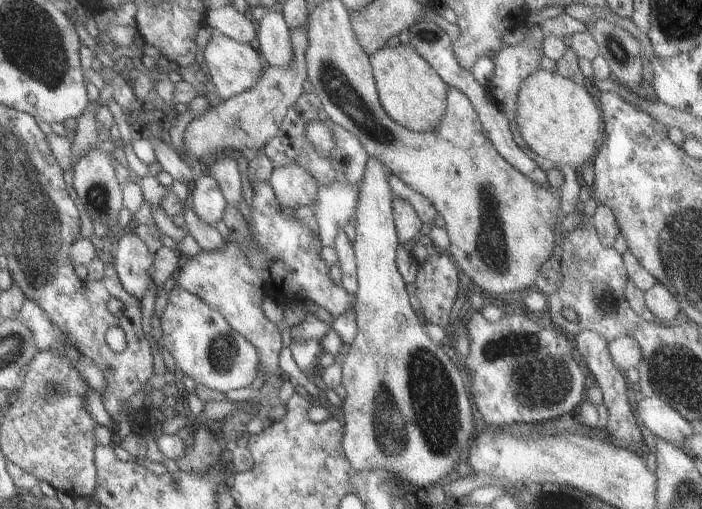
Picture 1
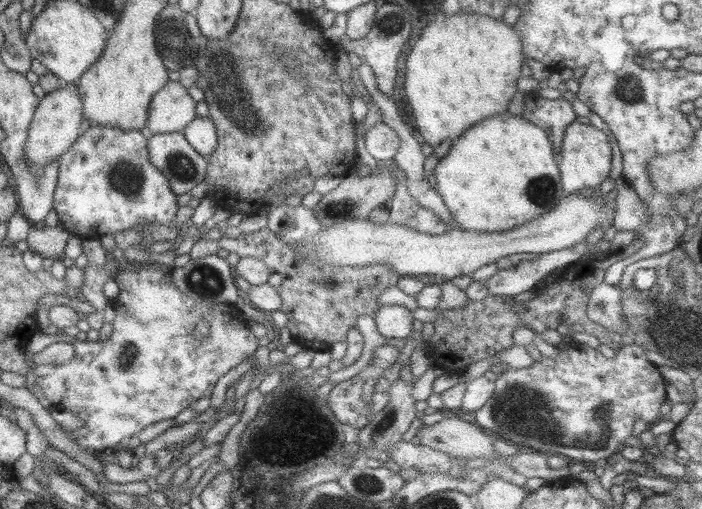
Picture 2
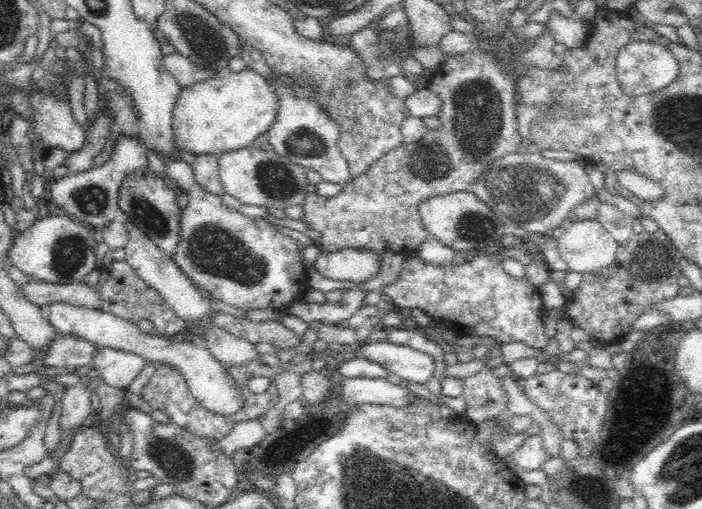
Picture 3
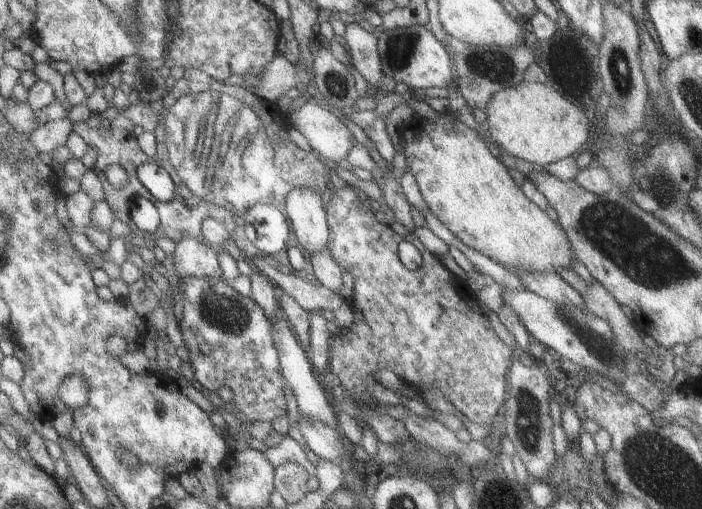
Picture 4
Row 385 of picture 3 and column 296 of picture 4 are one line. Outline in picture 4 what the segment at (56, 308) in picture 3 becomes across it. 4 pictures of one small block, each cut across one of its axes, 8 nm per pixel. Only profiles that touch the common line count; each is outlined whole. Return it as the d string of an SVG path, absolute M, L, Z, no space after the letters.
M309 187L293 188L284 197L285 214L297 242L307 251L322 251L328 240L325 196Z

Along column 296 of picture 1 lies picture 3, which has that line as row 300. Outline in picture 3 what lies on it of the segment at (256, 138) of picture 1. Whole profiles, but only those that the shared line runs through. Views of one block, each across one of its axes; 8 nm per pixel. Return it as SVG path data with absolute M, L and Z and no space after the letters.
M32 280L16 285L26 300L39 307L52 303L89 309L96 309L98 306L96 286L88 287L84 283L52 284Z

